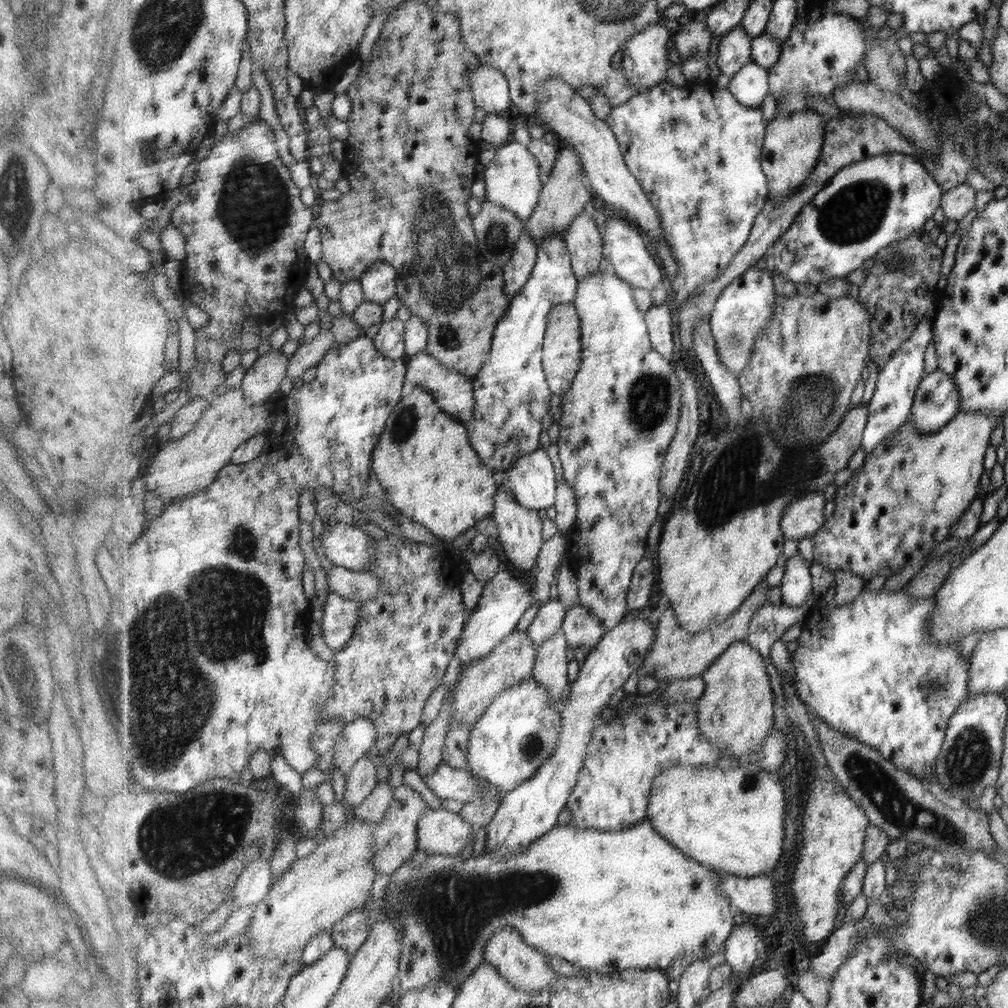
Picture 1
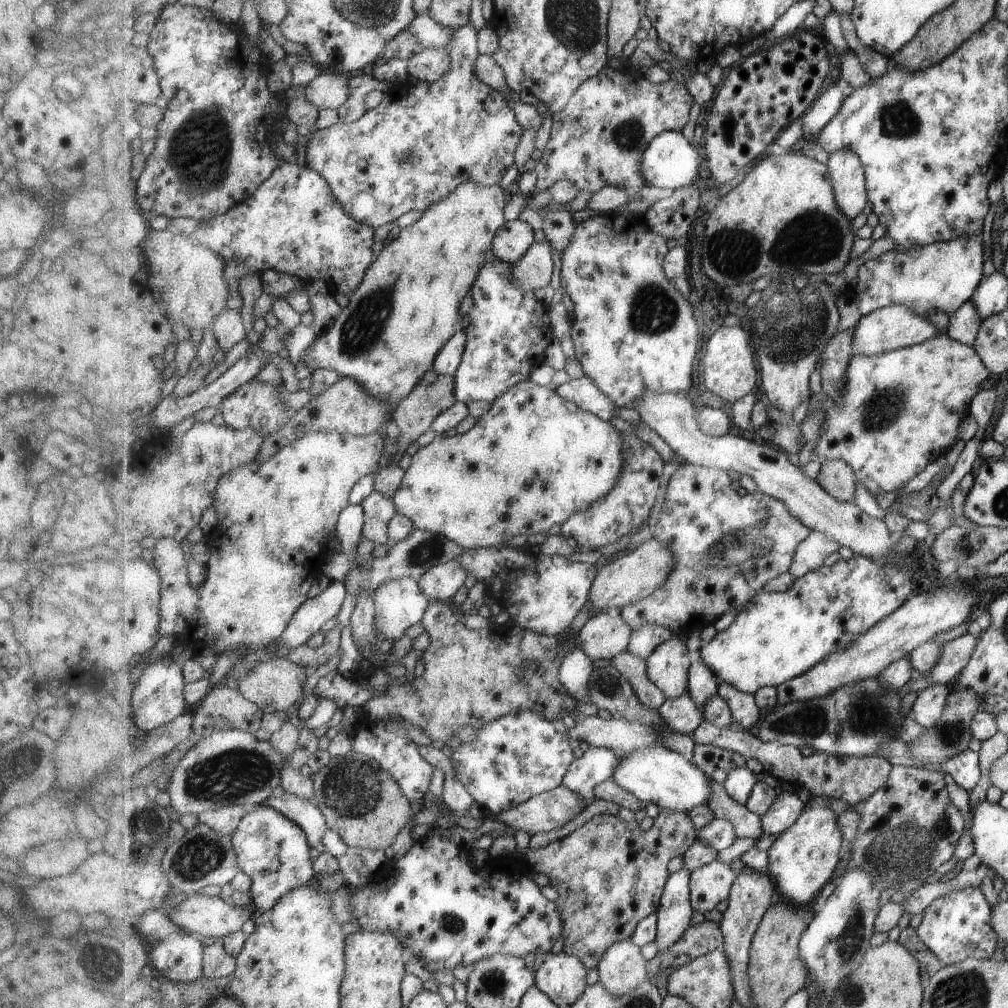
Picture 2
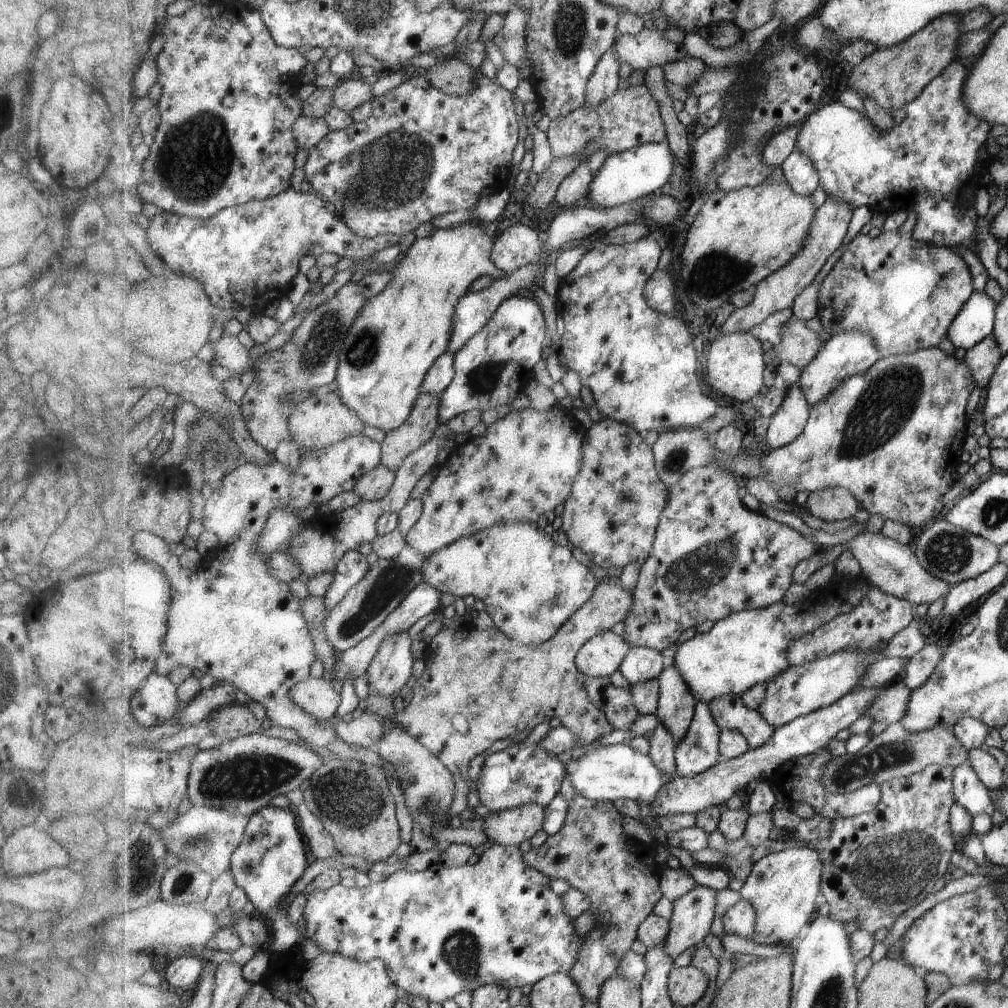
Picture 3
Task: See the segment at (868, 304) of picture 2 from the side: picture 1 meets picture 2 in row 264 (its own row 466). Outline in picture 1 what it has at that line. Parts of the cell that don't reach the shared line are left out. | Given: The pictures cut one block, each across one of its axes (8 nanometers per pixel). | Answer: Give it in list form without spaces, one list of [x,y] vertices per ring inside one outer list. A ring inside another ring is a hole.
[[[961,411],[949,422],[948,427],[943,428],[937,433],[921,433],[913,428],[911,420],[908,421],[897,434],[897,444],[890,446],[882,443],[871,454],[865,455],[865,466],[853,472],[852,477],[841,485],[836,492],[834,500],[835,508],[833,514],[826,520],[825,526],[819,530],[811,539],[813,545],[813,562],[821,564],[828,570],[845,570],[858,575],[867,583],[873,580],[875,576],[895,574],[903,568],[907,568],[912,563],[919,562],[919,560],[928,559],[935,545],[940,542],[945,542],[952,536],[953,526],[958,524],[965,514],[965,511],[971,506],[971,503],[977,498],[980,493],[980,484],[985,474],[985,452],[991,446],[991,434],[995,424],[1001,421],[1004,424],[1005,413],[999,415],[981,415],[981,413],[967,413]]]

